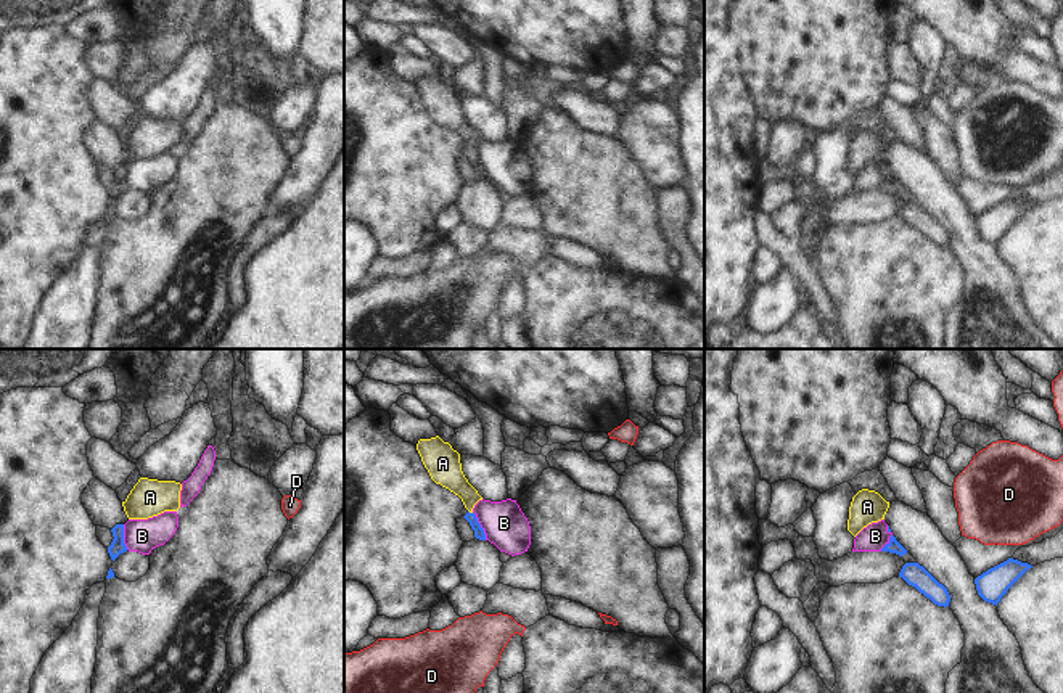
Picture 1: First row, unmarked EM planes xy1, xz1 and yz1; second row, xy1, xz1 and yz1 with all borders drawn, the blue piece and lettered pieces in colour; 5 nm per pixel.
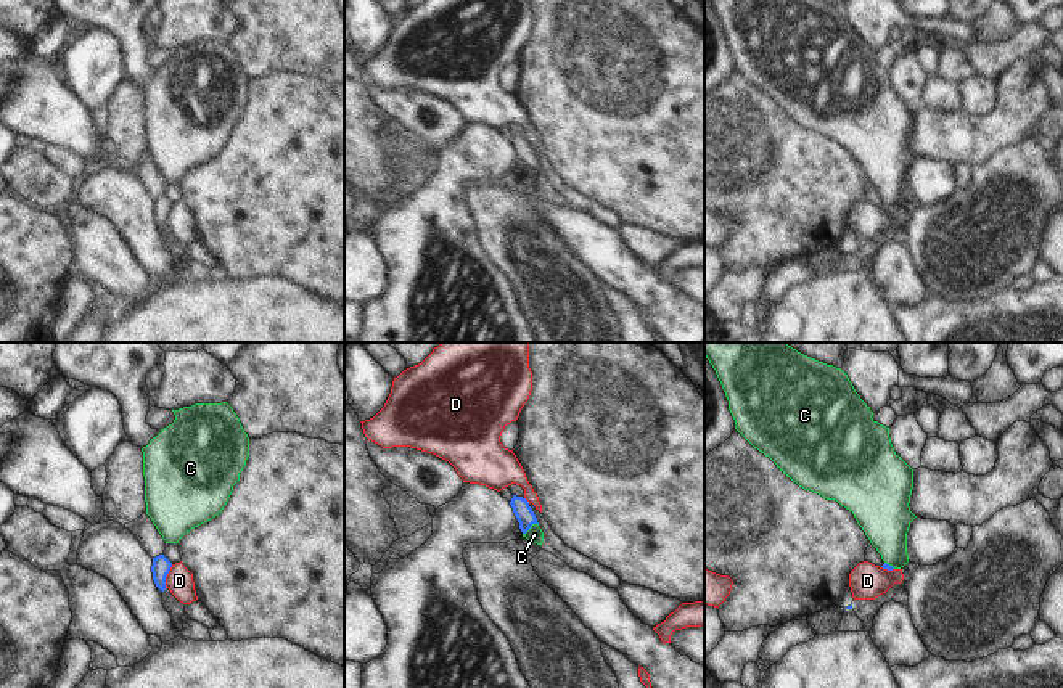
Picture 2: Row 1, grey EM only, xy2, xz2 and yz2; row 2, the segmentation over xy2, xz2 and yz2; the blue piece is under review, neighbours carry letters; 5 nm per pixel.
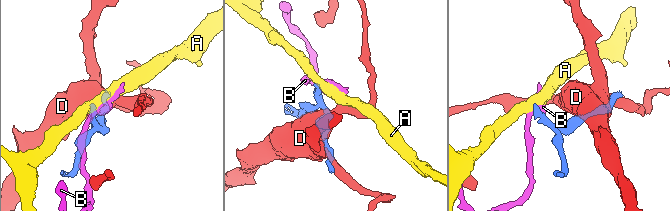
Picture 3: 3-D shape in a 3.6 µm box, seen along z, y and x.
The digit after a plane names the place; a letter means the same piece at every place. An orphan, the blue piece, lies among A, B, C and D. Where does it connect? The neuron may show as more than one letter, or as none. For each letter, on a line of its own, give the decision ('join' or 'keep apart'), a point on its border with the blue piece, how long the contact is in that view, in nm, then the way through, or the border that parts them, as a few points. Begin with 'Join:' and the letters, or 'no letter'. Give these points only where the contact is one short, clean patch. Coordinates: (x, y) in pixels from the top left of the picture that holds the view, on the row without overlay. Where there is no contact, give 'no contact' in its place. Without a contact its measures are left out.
Join: C
A: keep apart | xz1 (468, 151) | 30 nm | along xz1 (468, 150), (471, 153)
B: keep apart | xz1 (480, 166) | 160 nm | along xz1 (473, 151), (486, 179)
C: join | xz2 (529, 167) | 100 nm | across xz2 (525, 155), (529, 167), (534, 174)
D: keep apart | xy2 (166, 216) | 130 nm | along xy2 (172, 204), (164, 227)

